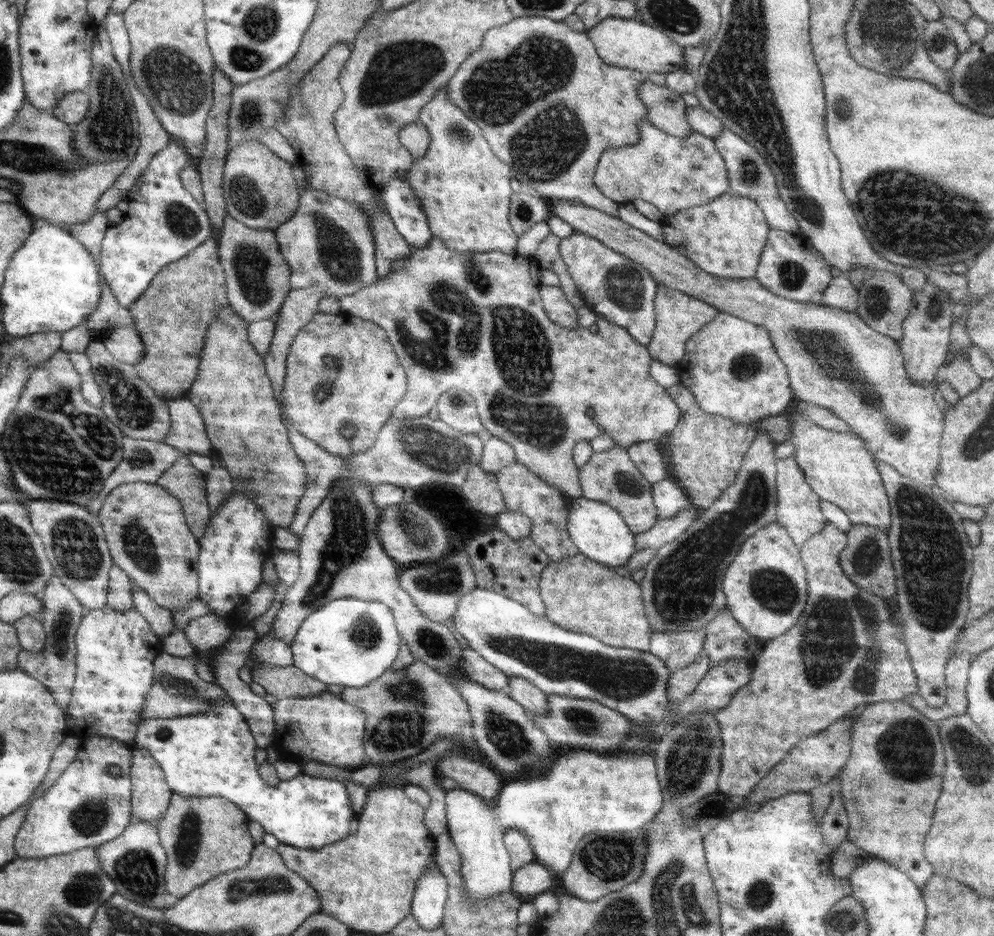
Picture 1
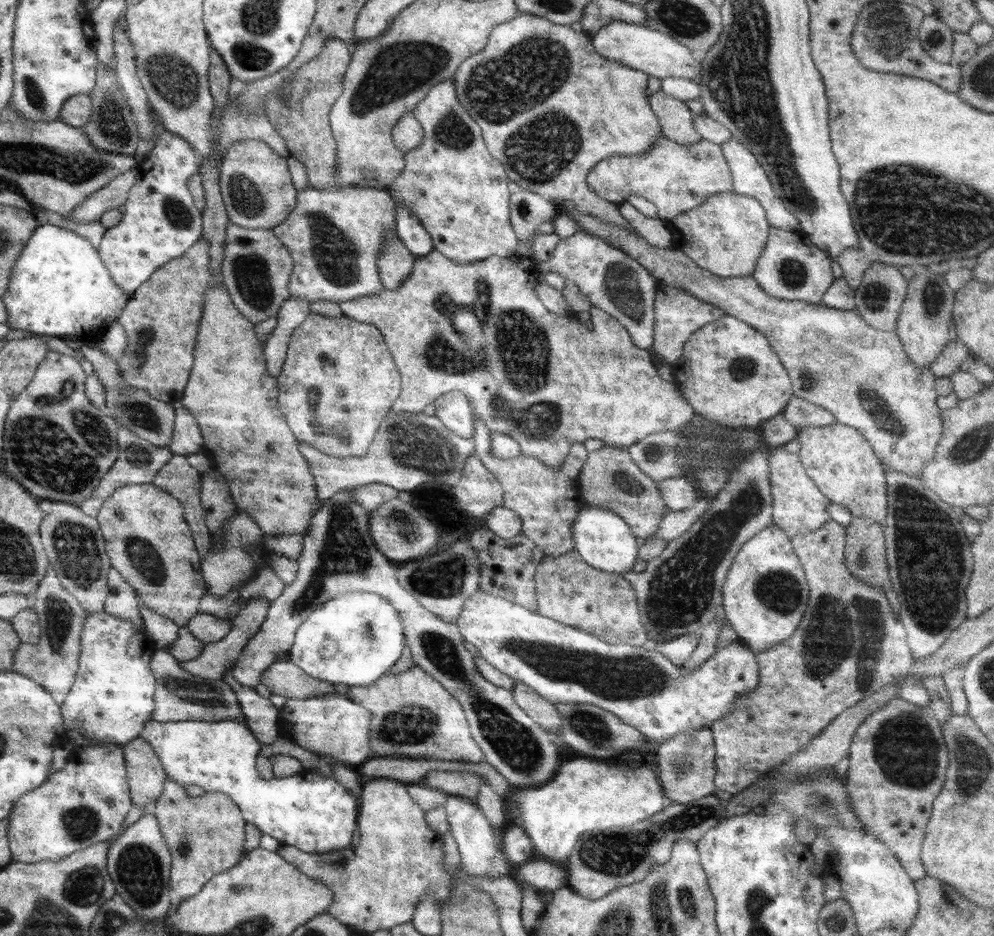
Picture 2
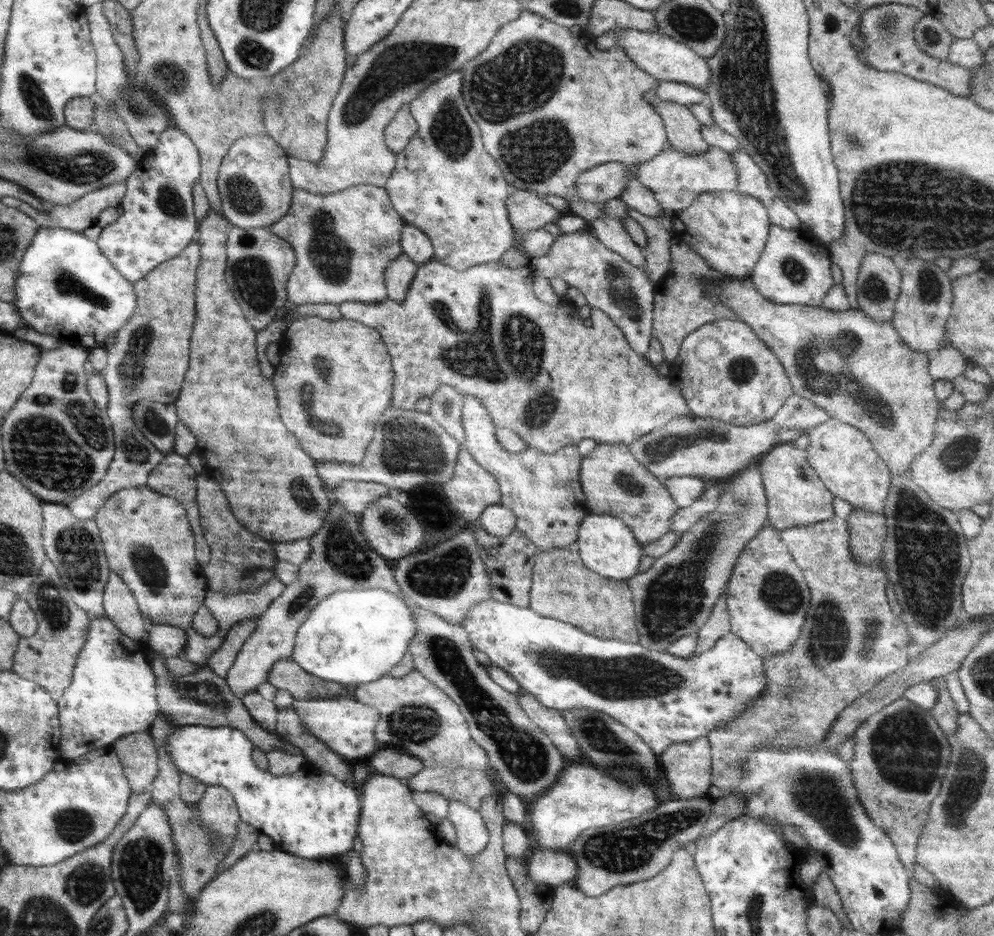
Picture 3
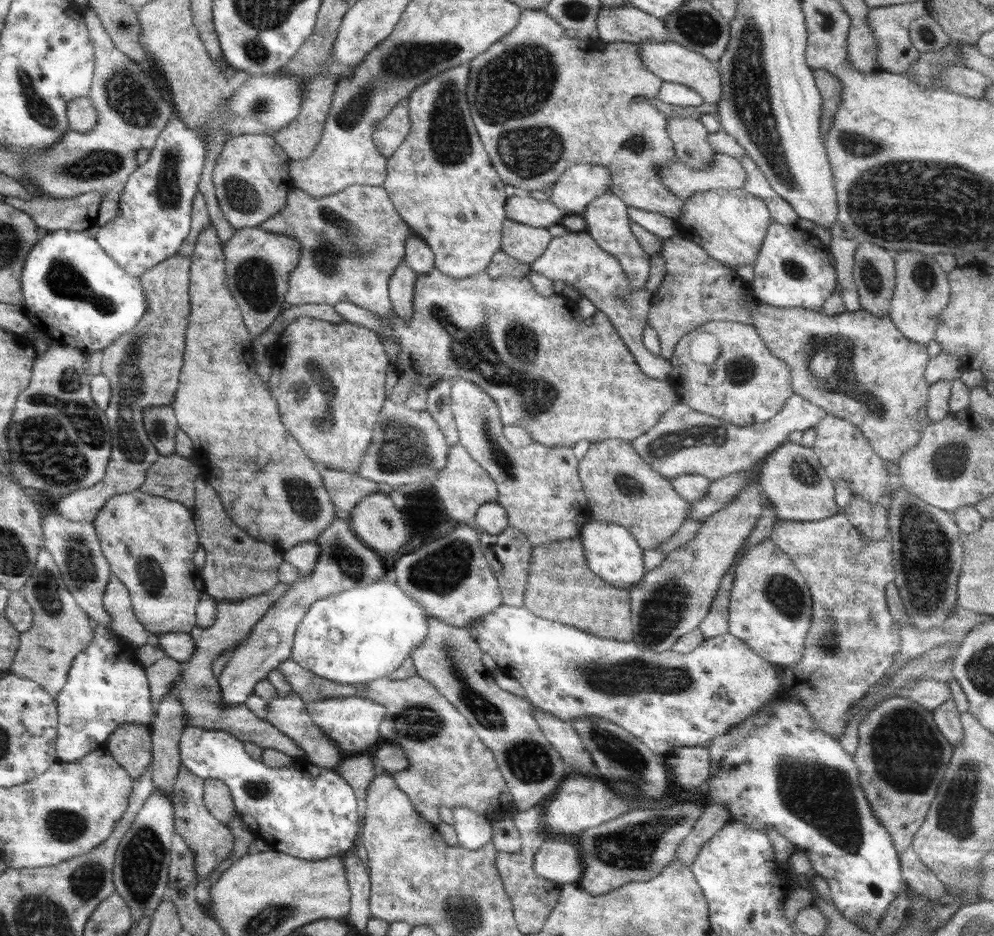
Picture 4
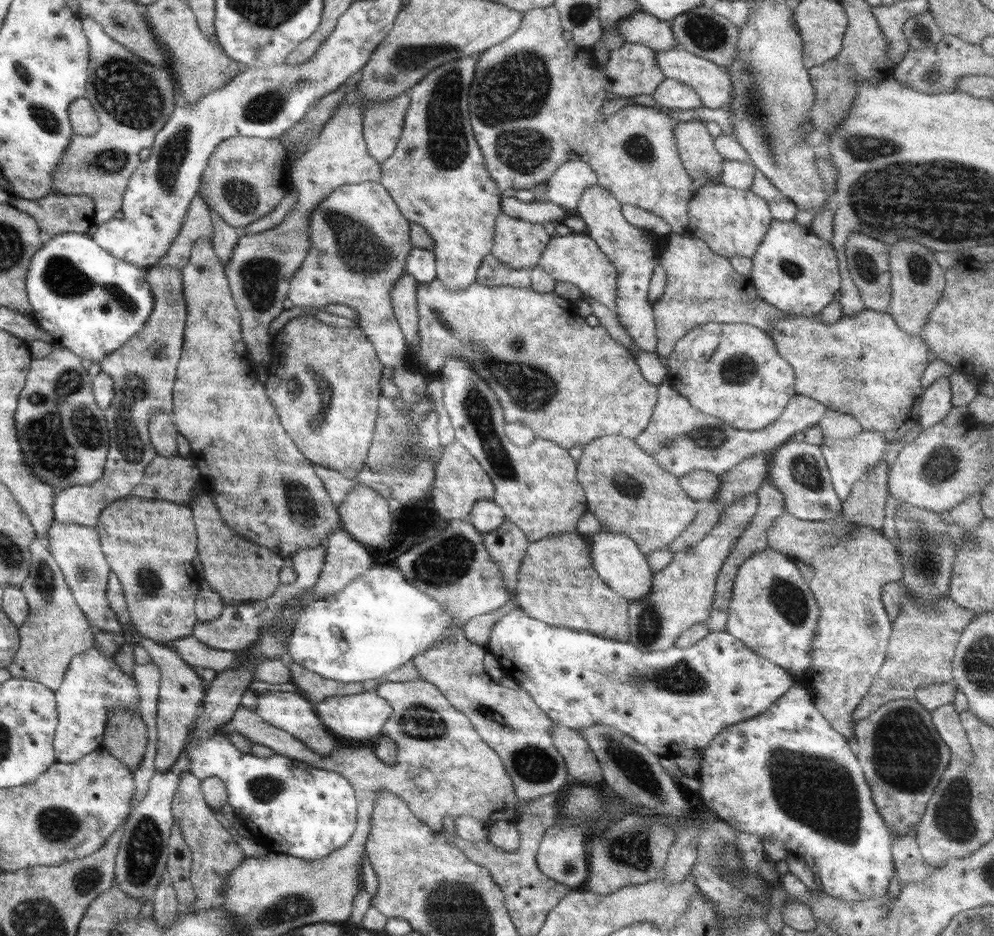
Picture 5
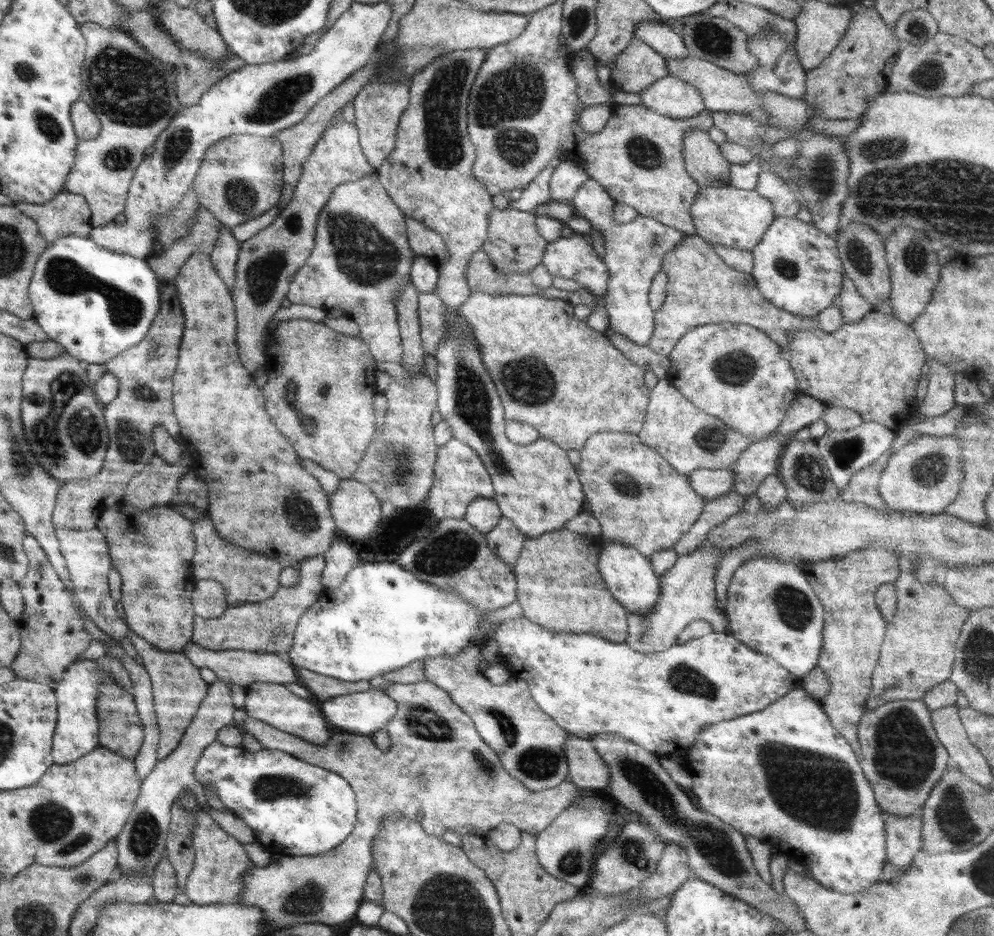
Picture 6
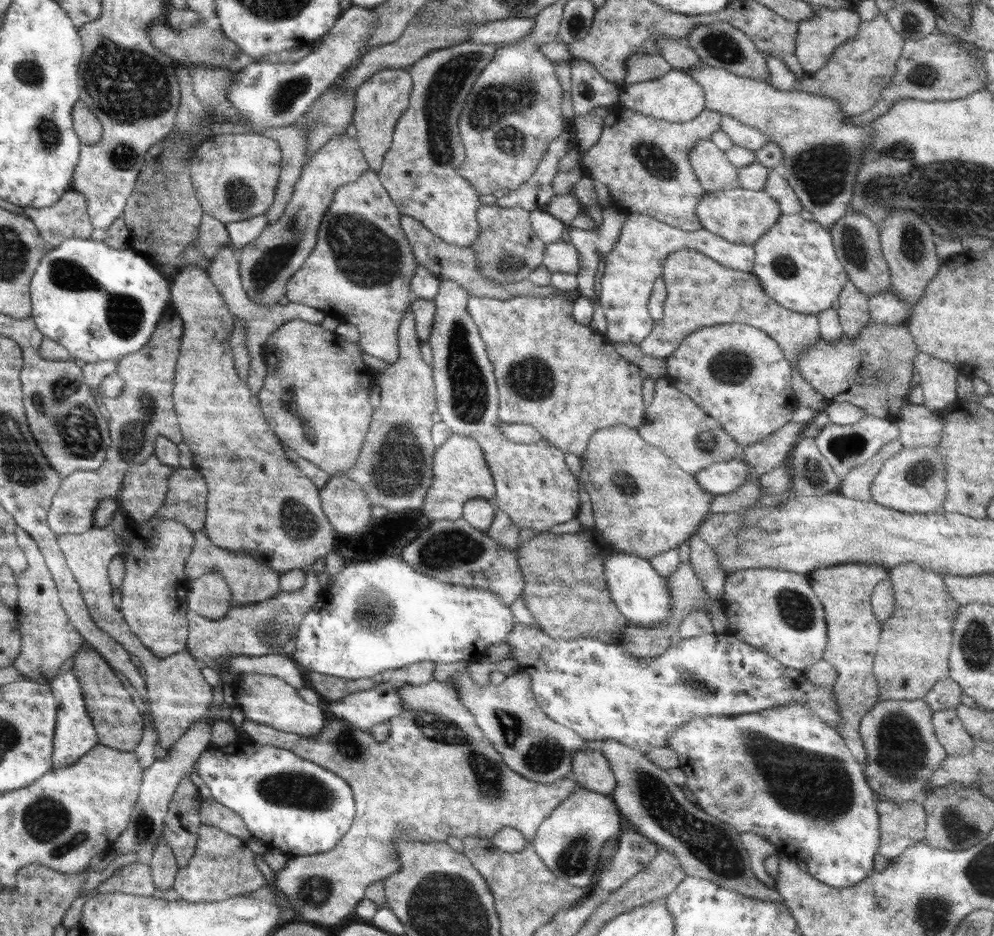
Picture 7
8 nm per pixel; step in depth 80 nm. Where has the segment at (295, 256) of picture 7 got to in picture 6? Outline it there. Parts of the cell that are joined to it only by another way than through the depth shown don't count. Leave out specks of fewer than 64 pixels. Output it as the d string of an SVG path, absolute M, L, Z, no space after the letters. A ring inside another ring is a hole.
M346 119L337 120L322 134L312 154L306 158L302 175L286 208L283 208L270 226L246 242L239 243L235 286L231 292L237 318L236 344L240 362L246 372L254 372L267 360L267 324L286 303L290 281L298 269L306 264L314 249L318 213L338 186L372 176L375 172L376 169L366 160L361 150L355 124Z

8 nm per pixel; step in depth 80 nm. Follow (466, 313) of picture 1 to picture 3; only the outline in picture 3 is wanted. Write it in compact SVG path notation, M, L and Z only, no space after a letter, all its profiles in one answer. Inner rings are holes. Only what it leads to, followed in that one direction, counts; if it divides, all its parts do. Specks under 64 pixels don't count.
M434 257L430 262L417 266L416 274L410 283L406 298L401 303L386 297L379 303L342 302L342 304L339 304L339 309L344 318L377 330L378 334L383 338L387 351L391 356L392 368L395 372L394 393L391 400L392 406L412 410L420 398L431 398L440 387L447 385L454 388L460 394L464 393L464 395L472 395L472 397L479 398L482 406L488 408L487 413L497 428L510 428L510 430L518 432L520 434L519 437L527 444L527 447L533 446L533 448L548 454L554 454L568 445L576 445L585 438L597 440L598 443L629 445L637 438L666 426L673 418L691 414L691 410L682 394L680 394L678 386L673 386L673 383L667 377L659 375L644 355L635 353L630 348L624 333L616 326L615 322L606 312L592 307L590 310L592 326L586 327L584 321L578 315L579 309L571 306L569 302L565 301L563 308L560 309L542 302L533 291L533 274L529 265L525 267L509 267L495 261L457 271L446 263L436 260Z

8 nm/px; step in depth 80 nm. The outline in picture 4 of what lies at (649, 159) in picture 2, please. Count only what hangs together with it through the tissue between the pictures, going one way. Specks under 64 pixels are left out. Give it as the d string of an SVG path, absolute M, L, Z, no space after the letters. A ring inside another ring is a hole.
M714 154L714 161L705 169L695 169L685 162L676 159L673 163L661 168L660 179L668 187L670 193L682 200L687 200L693 193L713 189L743 189L746 182L746 171L740 161L726 154ZM580 163L567 168L564 174L558 177L554 189L549 190L549 194L550 201L565 213L582 215L586 205L606 191L610 191L610 171L602 165Z

